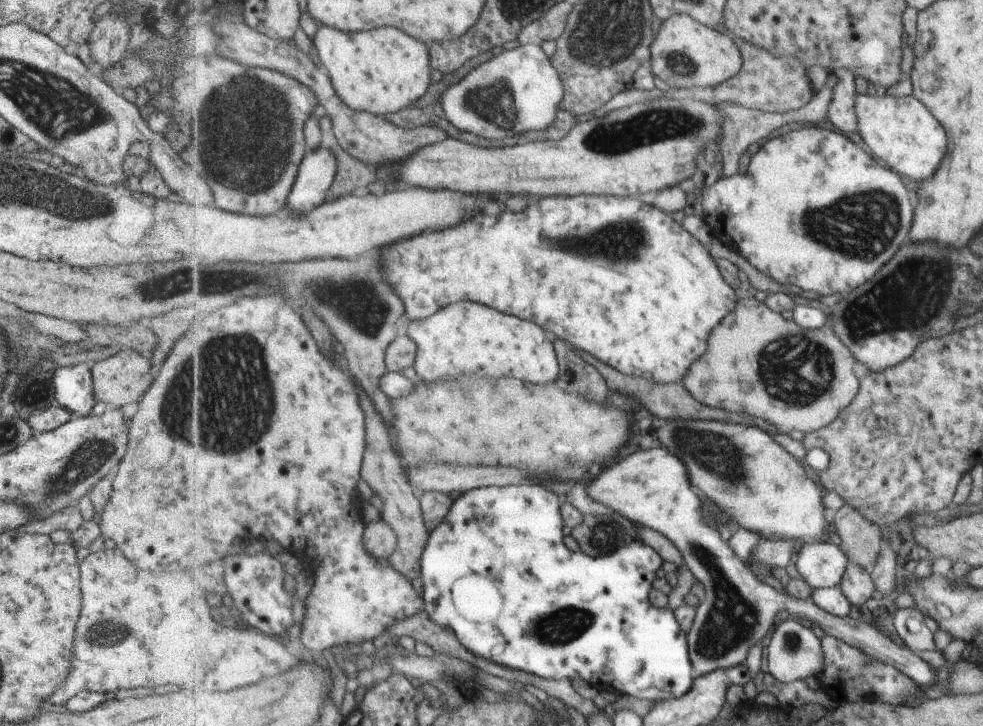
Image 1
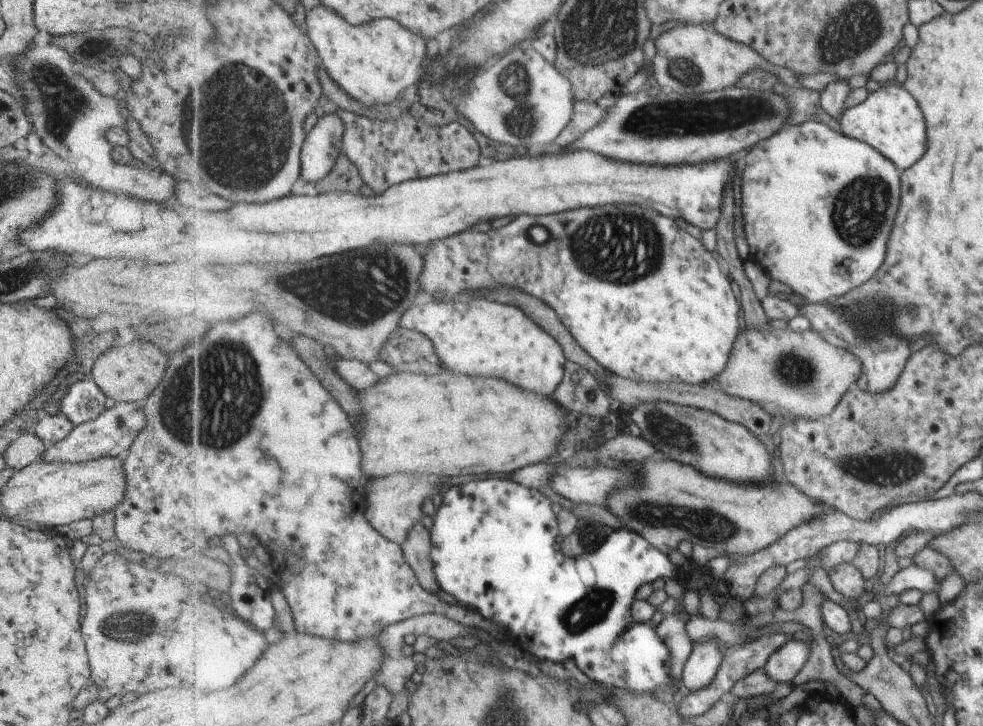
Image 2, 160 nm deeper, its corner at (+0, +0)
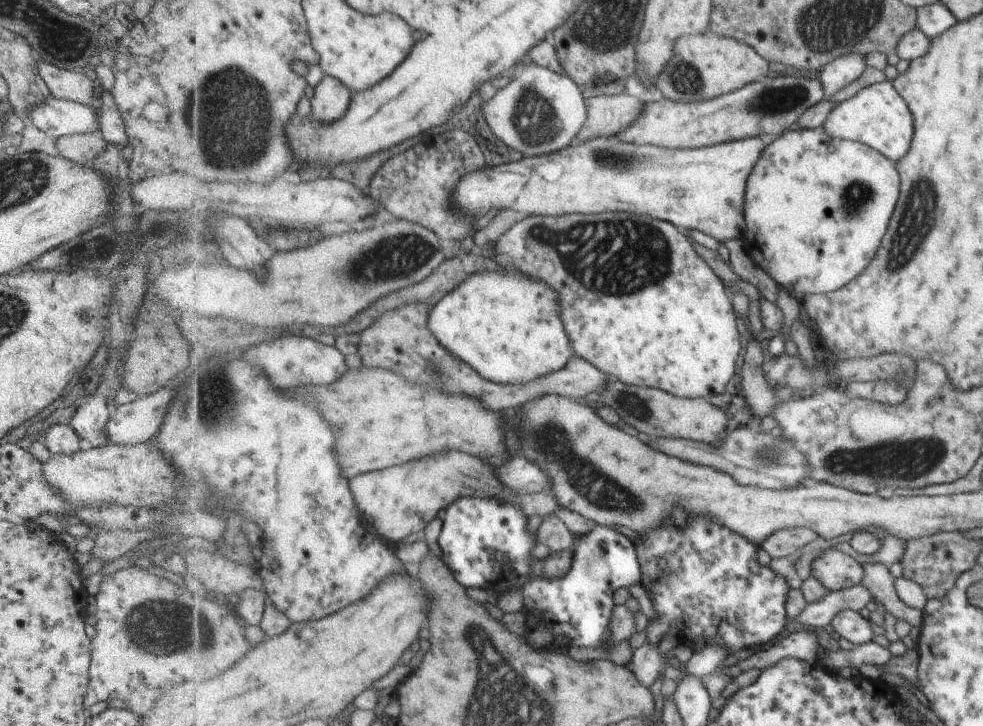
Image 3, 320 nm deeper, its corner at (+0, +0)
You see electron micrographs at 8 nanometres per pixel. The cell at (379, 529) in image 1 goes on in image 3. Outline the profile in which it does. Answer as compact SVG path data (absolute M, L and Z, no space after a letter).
M455 450L447 454L431 454L431 458L421 457L402 465L350 478L349 486L363 518L372 521L375 530L393 542L403 540L405 536L415 532L421 534L429 521L439 514L439 510L458 501L461 496L465 498L467 494L479 494L479 498L503 498L503 502L513 503L527 517L554 516L554 512L561 507L551 492L522 495L505 490L497 480L493 468L489 468L479 458Z

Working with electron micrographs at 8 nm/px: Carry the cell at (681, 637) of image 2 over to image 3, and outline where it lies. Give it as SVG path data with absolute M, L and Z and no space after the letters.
M644 643L635 652L626 664L627 668L638 678L643 686L652 687L659 674L668 666L675 665L670 653L659 654L657 645Z

